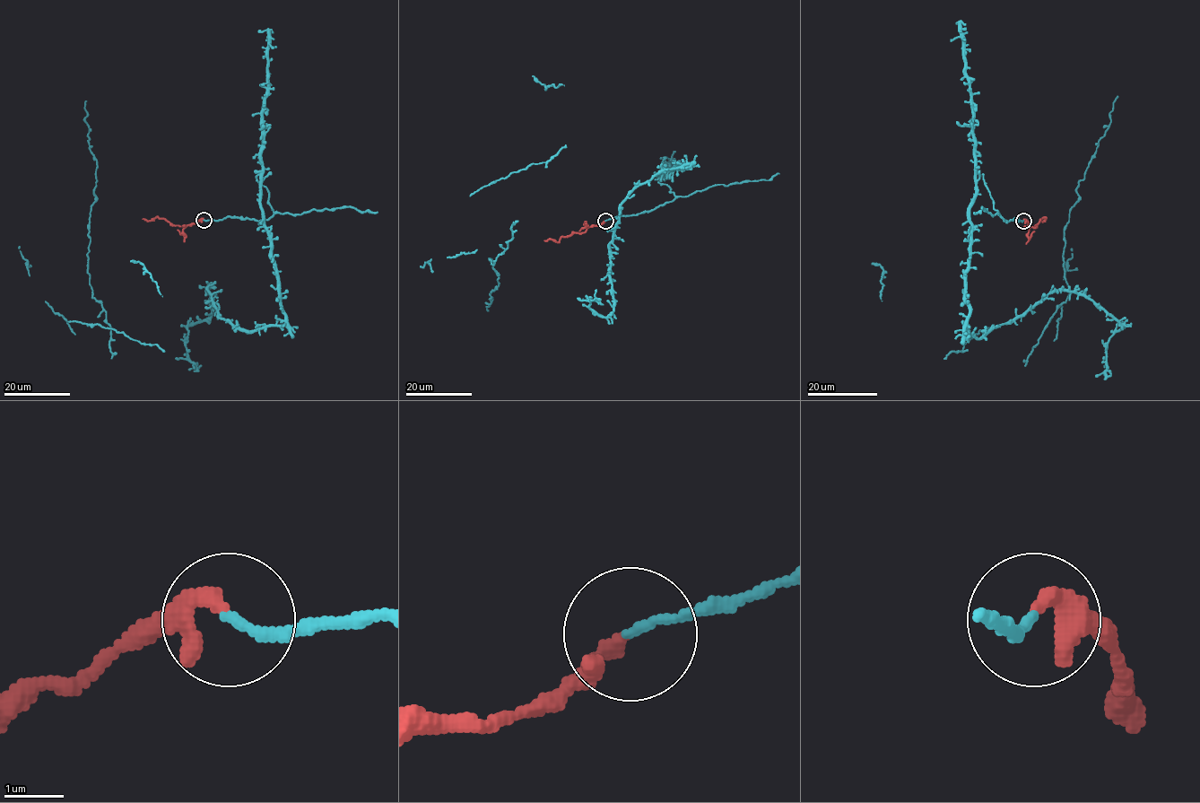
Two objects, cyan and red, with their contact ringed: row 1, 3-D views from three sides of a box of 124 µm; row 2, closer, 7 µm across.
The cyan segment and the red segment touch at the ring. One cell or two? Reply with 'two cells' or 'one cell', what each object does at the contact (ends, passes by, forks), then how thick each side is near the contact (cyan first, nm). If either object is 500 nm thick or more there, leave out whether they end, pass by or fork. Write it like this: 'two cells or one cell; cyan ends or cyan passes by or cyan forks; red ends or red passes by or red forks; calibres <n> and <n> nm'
two cells; cyan ends; red ends; calibres 150 and 240 nm

